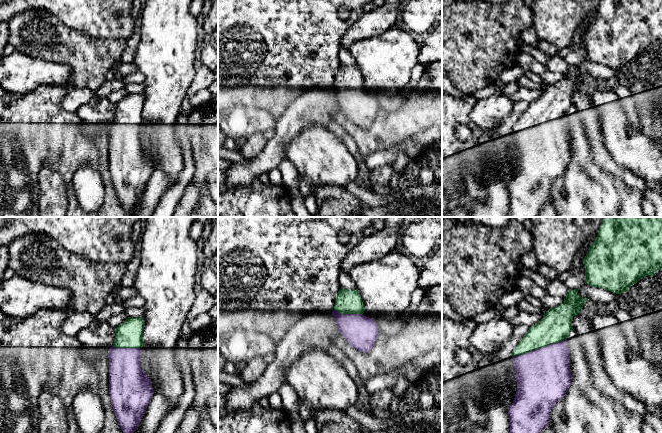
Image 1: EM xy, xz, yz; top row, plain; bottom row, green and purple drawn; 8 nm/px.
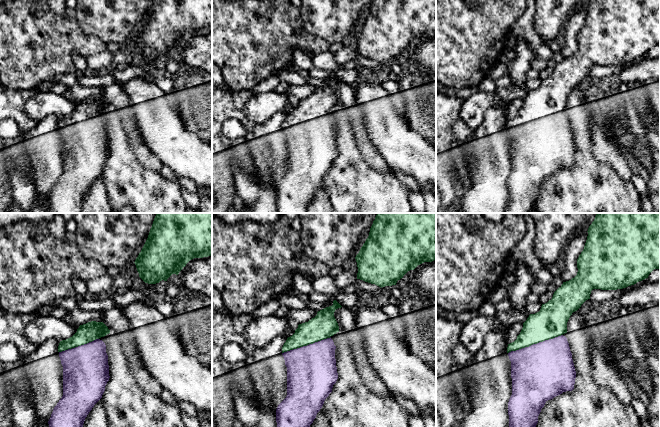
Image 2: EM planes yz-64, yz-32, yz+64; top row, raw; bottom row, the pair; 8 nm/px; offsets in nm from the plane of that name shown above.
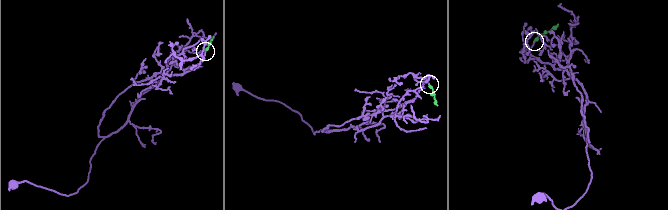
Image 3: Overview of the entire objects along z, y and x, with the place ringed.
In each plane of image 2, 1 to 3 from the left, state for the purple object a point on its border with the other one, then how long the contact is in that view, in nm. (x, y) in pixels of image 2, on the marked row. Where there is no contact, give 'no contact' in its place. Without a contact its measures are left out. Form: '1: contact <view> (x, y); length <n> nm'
1: contact yz-64 (78, 345); length 340 nm
2: contact yz-32 (306, 345); length 420 nm
3: contact yz+64 (535, 343); length 460 nm

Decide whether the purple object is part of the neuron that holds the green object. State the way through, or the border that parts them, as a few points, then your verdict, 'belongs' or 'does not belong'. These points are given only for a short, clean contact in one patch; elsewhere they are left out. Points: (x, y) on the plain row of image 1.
belongs

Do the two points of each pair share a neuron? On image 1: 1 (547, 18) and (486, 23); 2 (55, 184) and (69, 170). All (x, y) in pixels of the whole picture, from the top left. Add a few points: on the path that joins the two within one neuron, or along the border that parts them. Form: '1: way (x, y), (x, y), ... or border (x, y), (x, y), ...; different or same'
1: border (531, 10), (532, 22); different
2: border (41, 166), (55, 170), (63, 179), (68, 200); different

